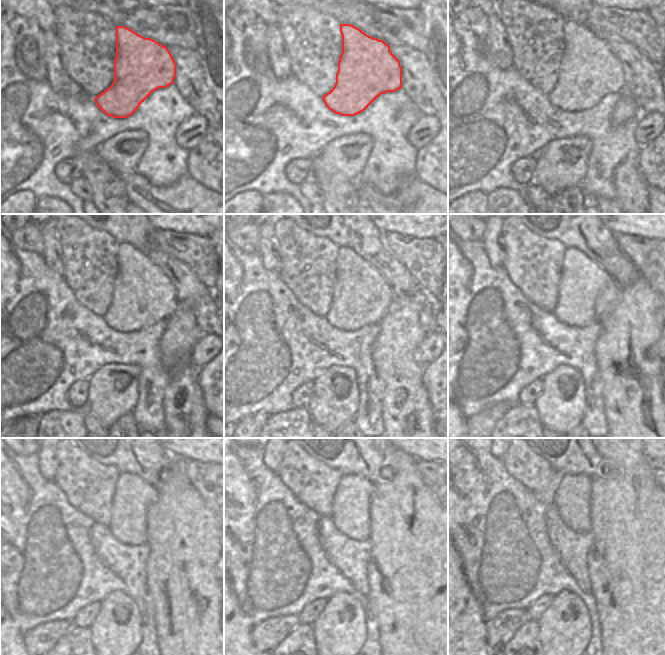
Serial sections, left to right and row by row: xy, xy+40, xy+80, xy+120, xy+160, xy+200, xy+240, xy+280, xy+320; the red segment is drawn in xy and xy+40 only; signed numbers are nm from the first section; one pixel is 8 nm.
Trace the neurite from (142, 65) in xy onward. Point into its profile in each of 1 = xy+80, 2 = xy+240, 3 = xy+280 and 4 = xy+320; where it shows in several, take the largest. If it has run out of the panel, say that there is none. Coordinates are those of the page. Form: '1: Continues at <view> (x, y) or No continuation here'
1: Continues at xy+80 (589, 70)
2: Continues at xy+240 (132, 498)
3: Continues at xy+280 (351, 505)
4: Continues at xy+320 (572, 500)

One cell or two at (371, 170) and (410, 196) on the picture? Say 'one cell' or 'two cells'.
two cells

